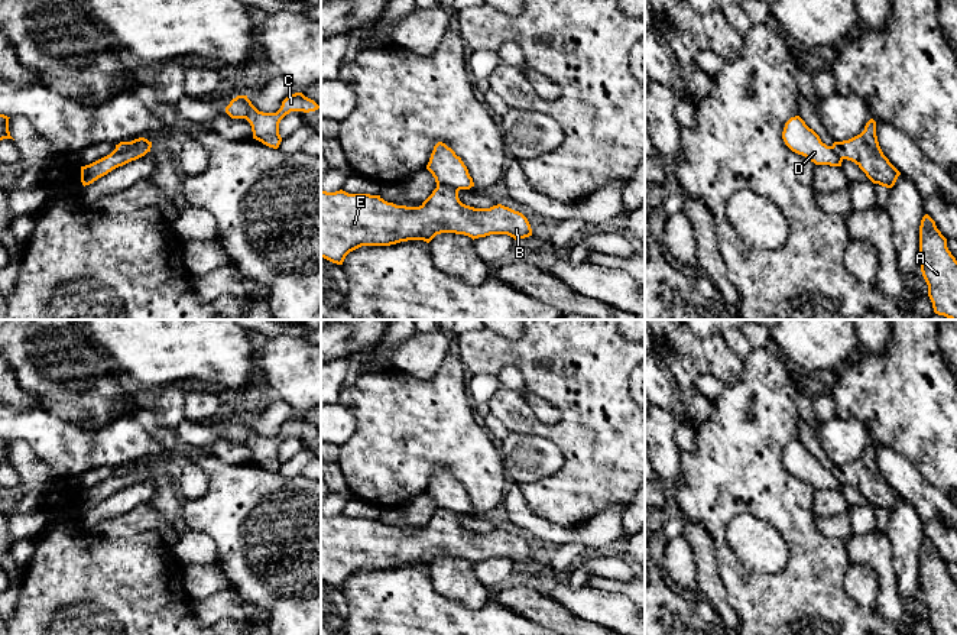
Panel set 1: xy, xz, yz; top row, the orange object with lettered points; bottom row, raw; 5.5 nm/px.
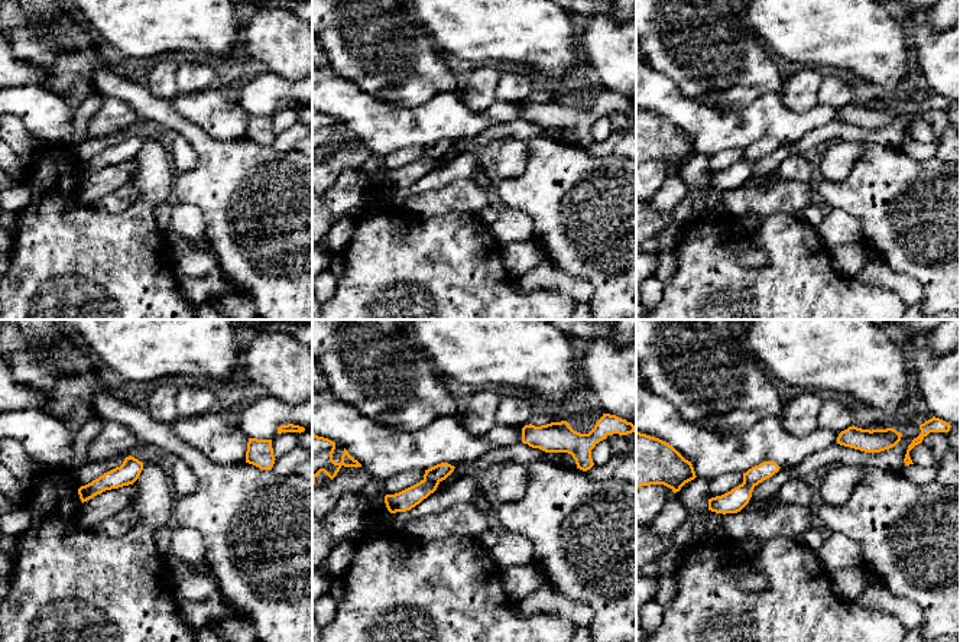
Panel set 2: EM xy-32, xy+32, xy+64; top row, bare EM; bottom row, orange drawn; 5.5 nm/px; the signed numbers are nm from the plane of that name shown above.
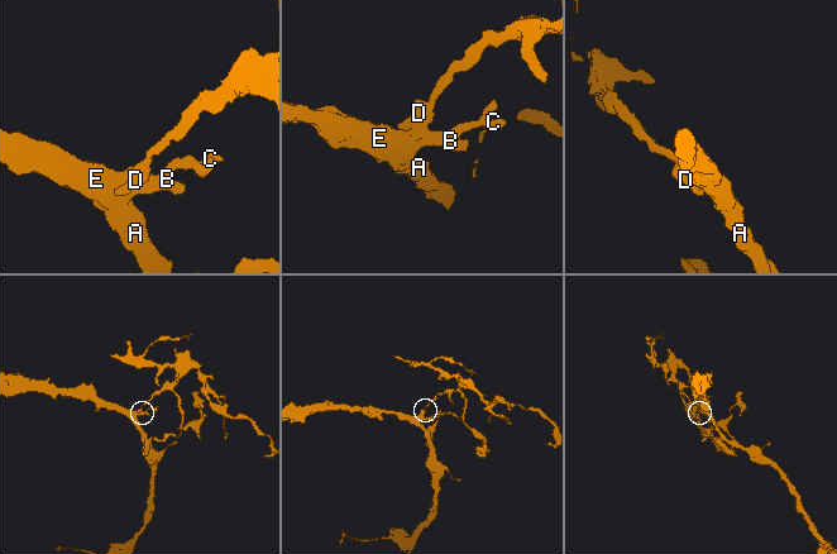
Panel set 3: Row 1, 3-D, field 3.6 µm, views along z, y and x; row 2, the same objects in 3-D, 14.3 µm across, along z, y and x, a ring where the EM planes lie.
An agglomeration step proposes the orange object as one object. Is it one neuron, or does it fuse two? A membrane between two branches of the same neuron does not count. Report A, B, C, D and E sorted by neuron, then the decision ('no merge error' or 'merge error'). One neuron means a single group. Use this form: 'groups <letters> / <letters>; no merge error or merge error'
groups A B C D E; no merge error

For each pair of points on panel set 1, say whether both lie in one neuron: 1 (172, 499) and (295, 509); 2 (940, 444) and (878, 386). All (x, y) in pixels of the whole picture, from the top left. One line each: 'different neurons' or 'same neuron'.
1: different neurons
2: same neuron

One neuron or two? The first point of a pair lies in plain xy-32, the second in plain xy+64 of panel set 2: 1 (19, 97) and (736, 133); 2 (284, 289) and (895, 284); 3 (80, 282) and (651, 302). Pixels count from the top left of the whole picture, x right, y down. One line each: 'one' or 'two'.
1: one
2: two
3: two

